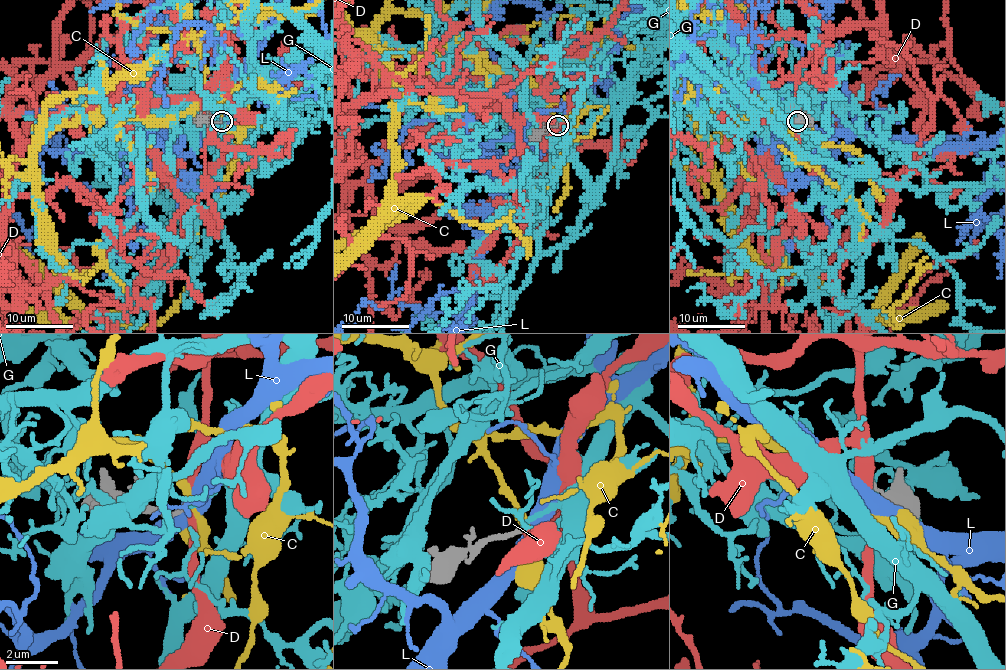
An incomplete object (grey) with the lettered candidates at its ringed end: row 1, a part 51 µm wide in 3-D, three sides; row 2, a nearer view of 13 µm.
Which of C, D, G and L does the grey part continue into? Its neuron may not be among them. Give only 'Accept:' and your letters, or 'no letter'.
Accept: G

